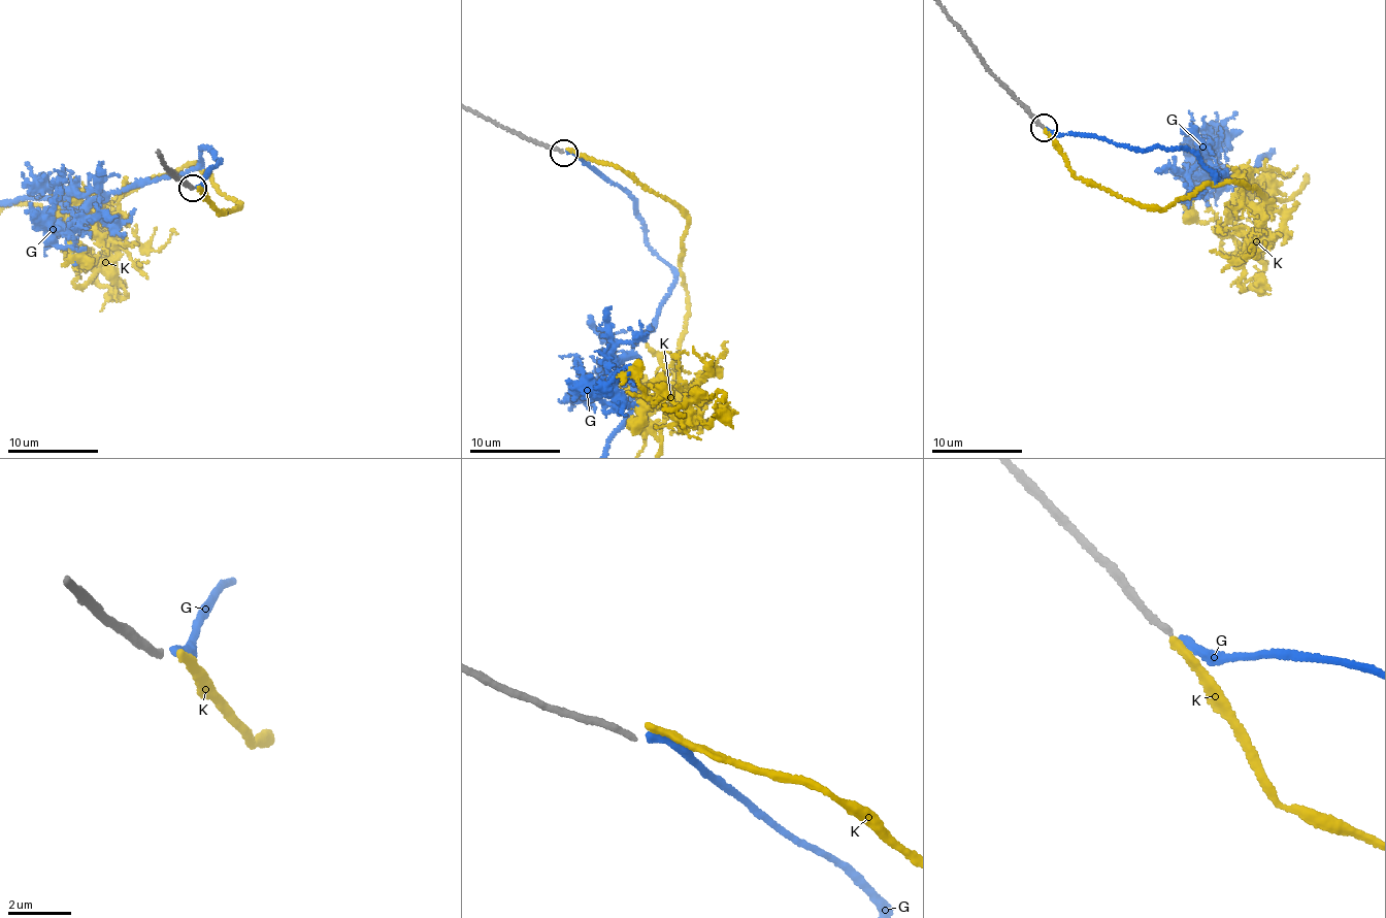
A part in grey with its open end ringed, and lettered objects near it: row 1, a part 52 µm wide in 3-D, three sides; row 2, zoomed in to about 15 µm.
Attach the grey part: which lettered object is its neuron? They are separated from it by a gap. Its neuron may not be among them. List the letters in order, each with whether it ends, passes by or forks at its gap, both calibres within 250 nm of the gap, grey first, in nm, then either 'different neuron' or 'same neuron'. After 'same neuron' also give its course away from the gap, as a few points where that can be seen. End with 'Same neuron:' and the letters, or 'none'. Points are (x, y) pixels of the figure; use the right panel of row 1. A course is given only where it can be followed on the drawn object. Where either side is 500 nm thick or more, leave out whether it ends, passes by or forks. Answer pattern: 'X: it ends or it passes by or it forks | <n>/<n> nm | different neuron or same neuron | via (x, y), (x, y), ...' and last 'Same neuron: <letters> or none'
G: it ends | 220/260 nm | same neuron
K: it ends | 220/260 nm | different neuron
Same neuron: G

